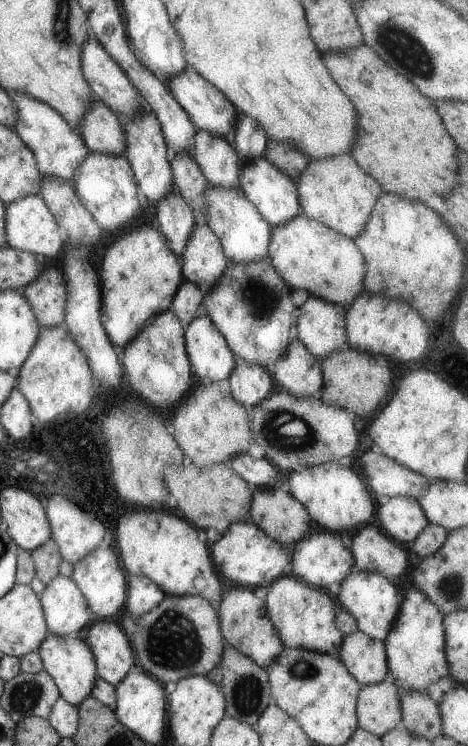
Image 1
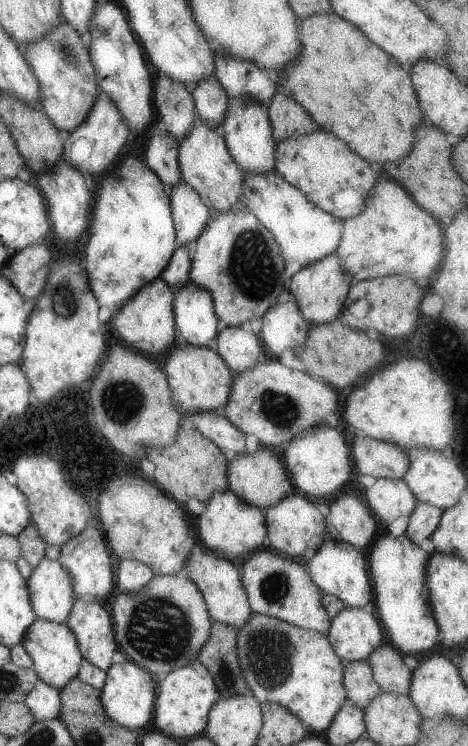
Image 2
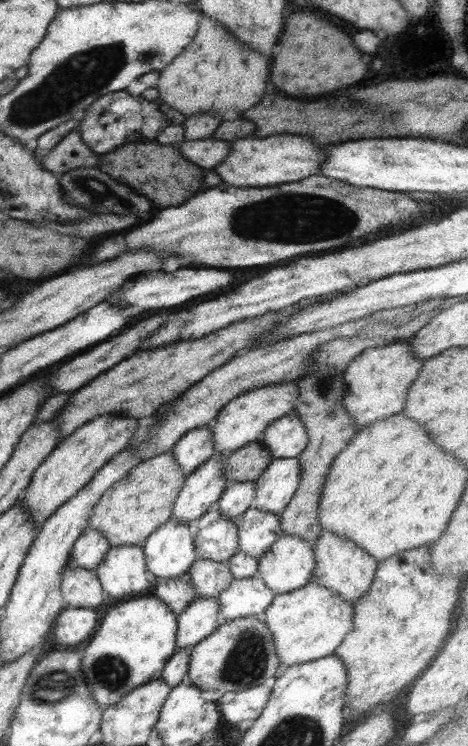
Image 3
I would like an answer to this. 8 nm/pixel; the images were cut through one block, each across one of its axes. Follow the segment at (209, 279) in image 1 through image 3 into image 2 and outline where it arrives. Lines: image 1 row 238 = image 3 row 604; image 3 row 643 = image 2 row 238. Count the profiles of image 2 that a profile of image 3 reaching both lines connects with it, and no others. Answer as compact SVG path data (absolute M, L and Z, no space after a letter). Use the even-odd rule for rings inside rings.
M180 182L174 188L168 188L168 193L176 244L177 246L188 244L189 248L193 248L193 243L208 226L211 210L190 184Z

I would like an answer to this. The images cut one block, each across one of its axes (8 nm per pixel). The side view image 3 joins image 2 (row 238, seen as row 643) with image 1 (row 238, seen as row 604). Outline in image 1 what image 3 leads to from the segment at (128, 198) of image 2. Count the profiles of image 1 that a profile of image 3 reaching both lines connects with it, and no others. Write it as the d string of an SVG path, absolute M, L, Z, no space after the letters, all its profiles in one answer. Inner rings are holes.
M142 223L122 234L106 248L100 262L101 321L109 341L125 347L161 312L170 309L178 287L183 283L179 256L154 223Z

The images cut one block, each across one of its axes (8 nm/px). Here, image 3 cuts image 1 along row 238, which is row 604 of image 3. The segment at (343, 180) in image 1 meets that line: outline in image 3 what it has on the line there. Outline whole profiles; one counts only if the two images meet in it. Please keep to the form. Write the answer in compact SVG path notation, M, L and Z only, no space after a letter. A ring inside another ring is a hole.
M321 530L321 535L315 540L314 556L316 559L315 574L312 578L316 584L334 591L342 600L355 605L366 592L370 590L376 576L377 560L363 551L353 540L340 536L338 533Z

